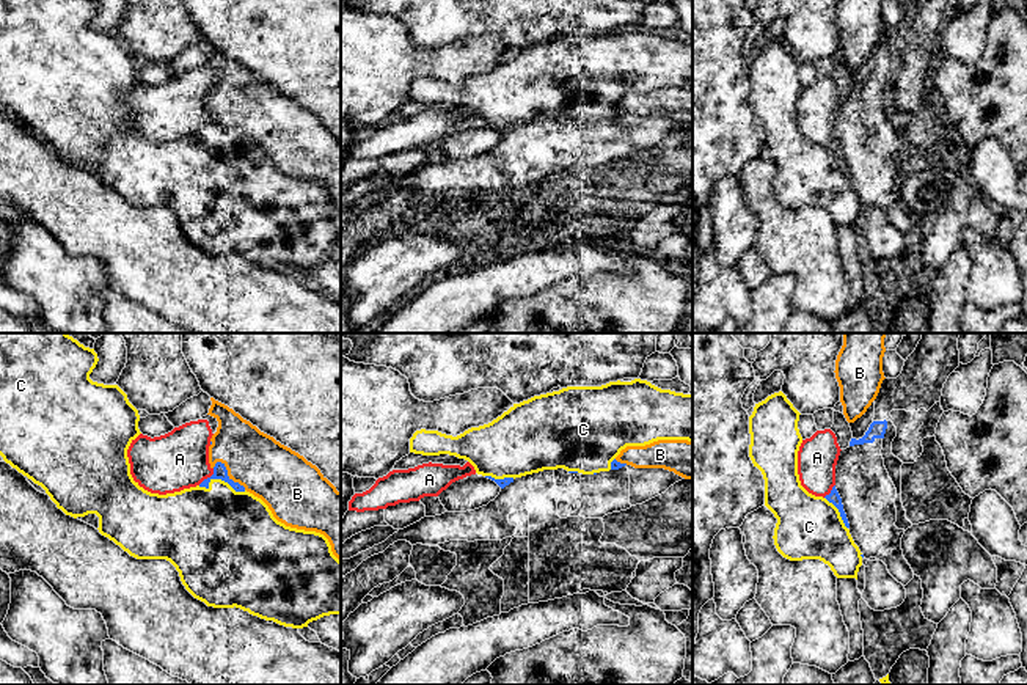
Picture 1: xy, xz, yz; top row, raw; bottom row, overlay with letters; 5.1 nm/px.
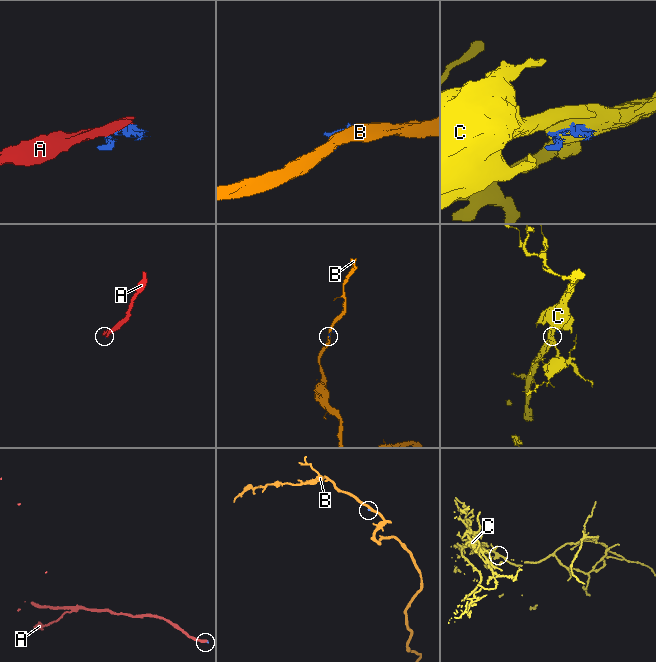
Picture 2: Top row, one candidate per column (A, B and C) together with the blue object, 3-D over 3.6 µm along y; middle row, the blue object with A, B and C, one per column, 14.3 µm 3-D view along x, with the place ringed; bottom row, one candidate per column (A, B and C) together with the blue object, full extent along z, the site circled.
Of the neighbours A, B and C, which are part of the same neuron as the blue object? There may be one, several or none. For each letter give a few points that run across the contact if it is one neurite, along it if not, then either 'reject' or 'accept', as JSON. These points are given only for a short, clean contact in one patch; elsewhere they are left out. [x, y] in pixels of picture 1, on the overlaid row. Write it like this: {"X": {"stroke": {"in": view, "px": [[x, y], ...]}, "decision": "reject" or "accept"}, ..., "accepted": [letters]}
{"A": {"decision": "reject"}, "B": {"decision": "reject"}, "C": {"decision": "reject"}, "accepted": []}

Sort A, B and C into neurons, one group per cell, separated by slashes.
A / B / C

